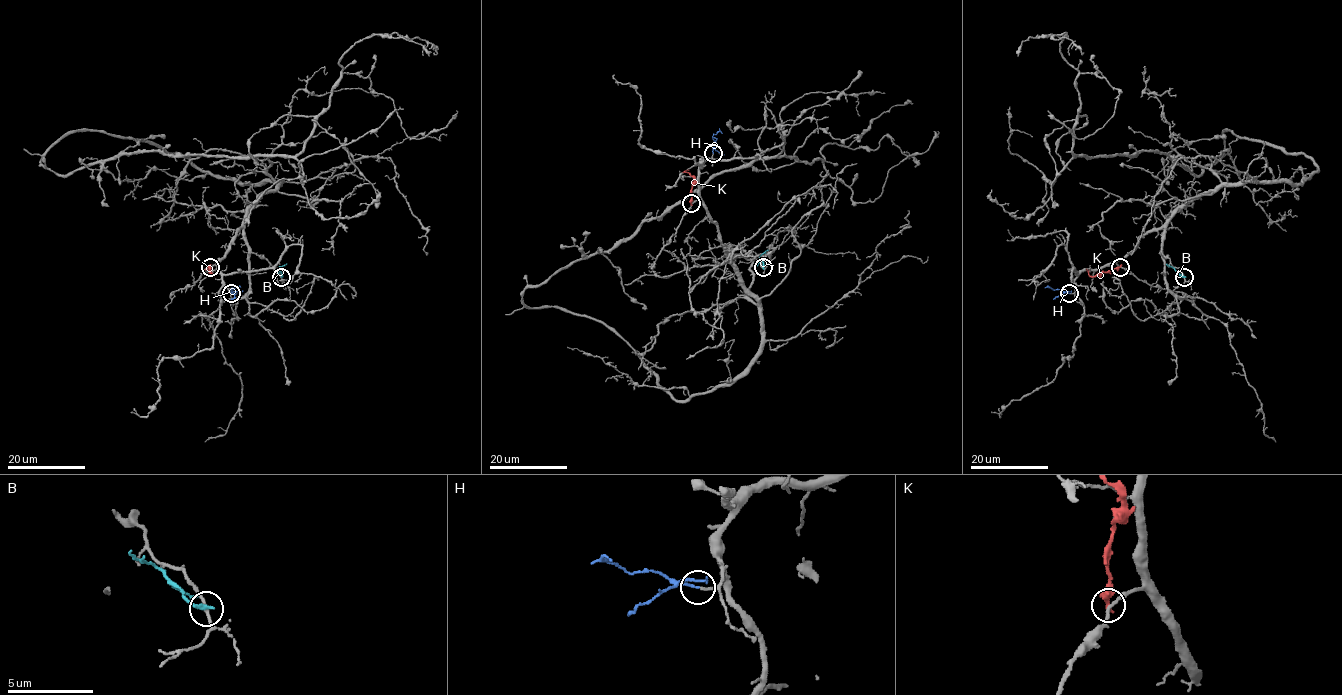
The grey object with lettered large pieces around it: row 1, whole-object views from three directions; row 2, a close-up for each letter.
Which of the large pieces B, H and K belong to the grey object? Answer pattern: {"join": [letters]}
{"join": ["H"]}

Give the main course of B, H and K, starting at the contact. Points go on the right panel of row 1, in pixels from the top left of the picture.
B: (1184, 277), (1166, 263)
H: (1069, 293), (1049, 287)
K: (1120, 266), (1094, 276), (1090, 276), (1086, 268)

